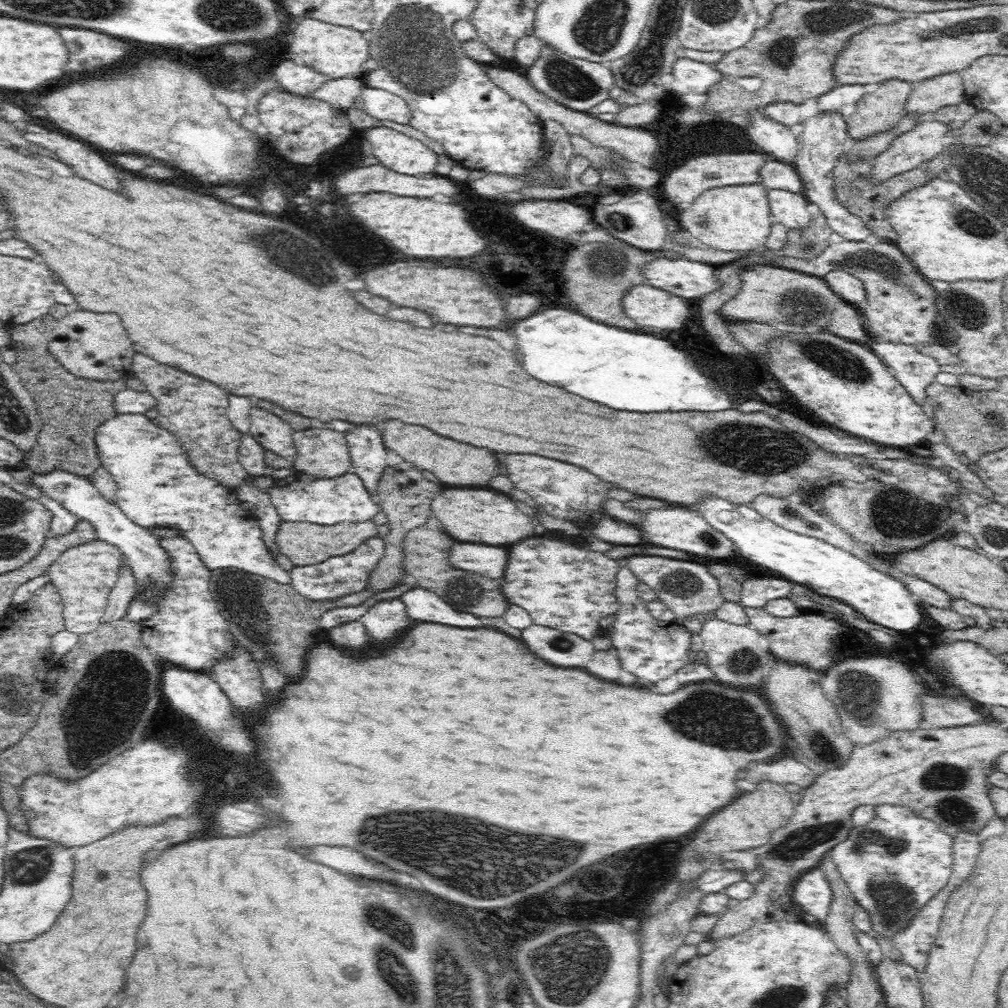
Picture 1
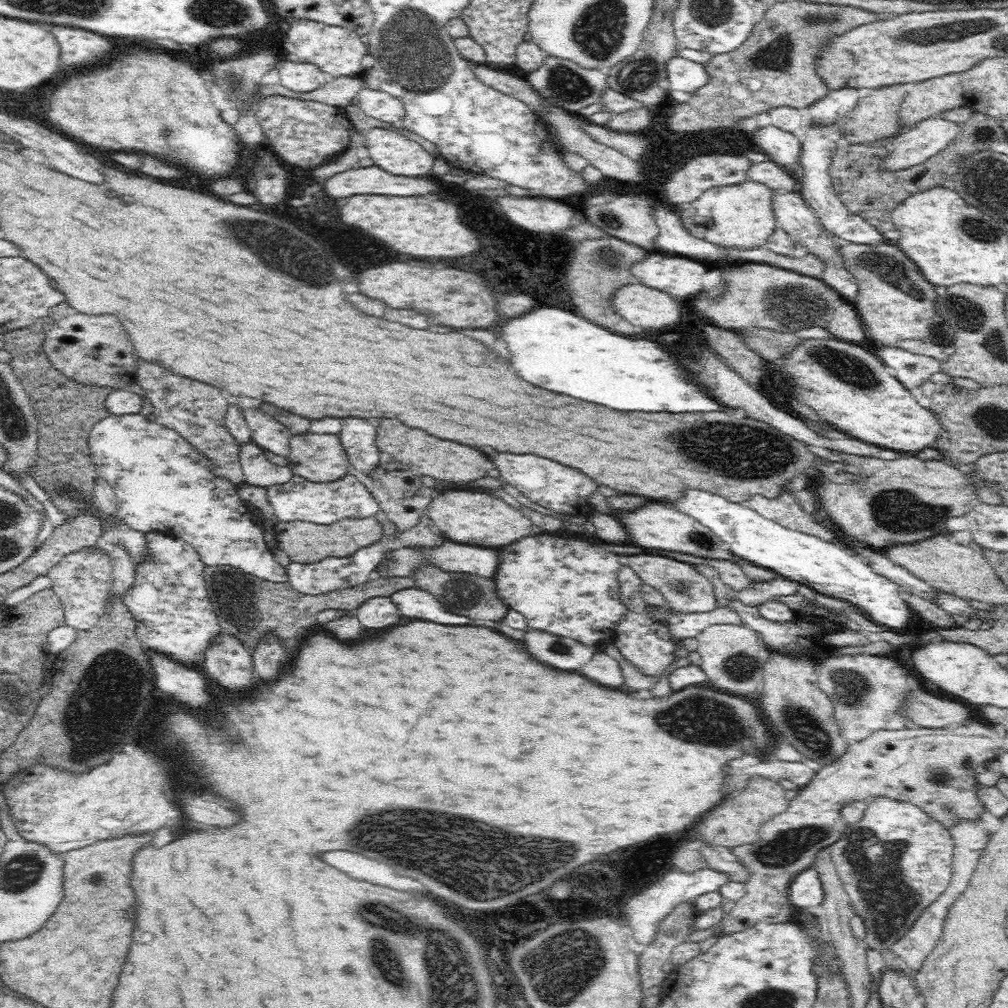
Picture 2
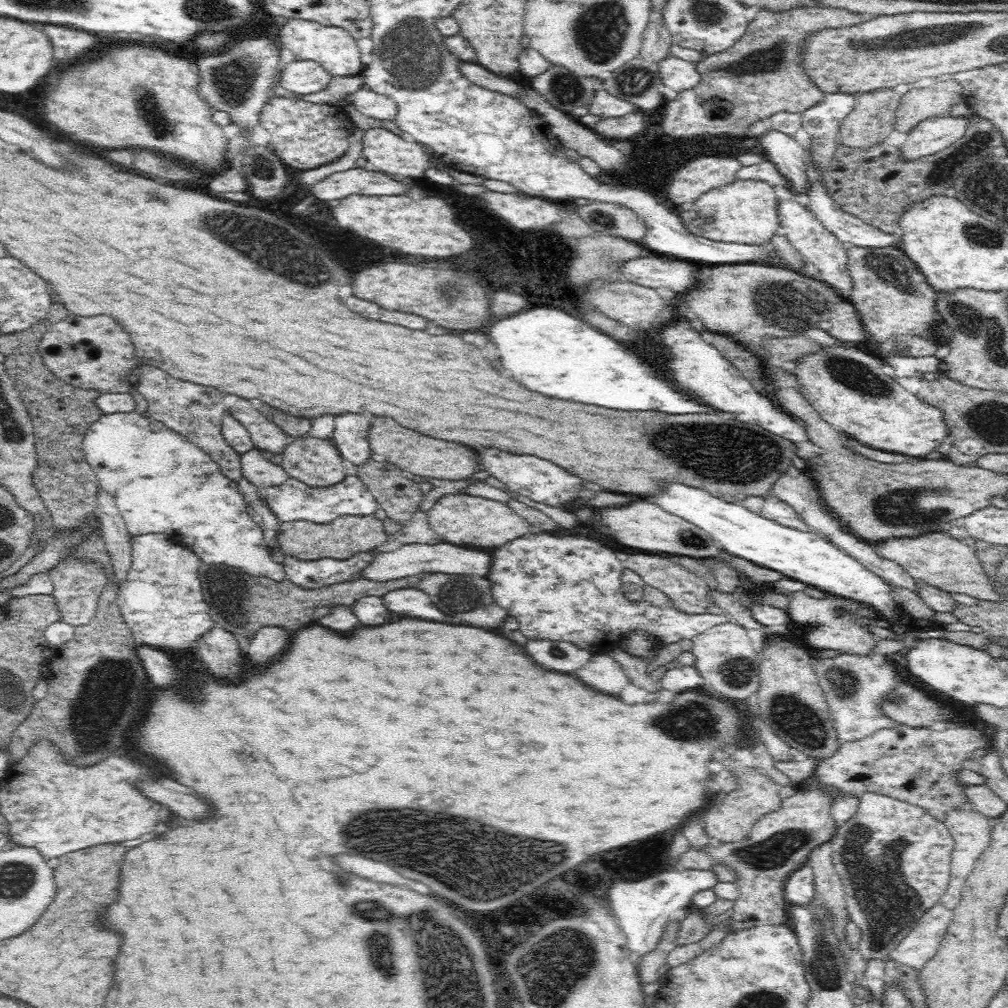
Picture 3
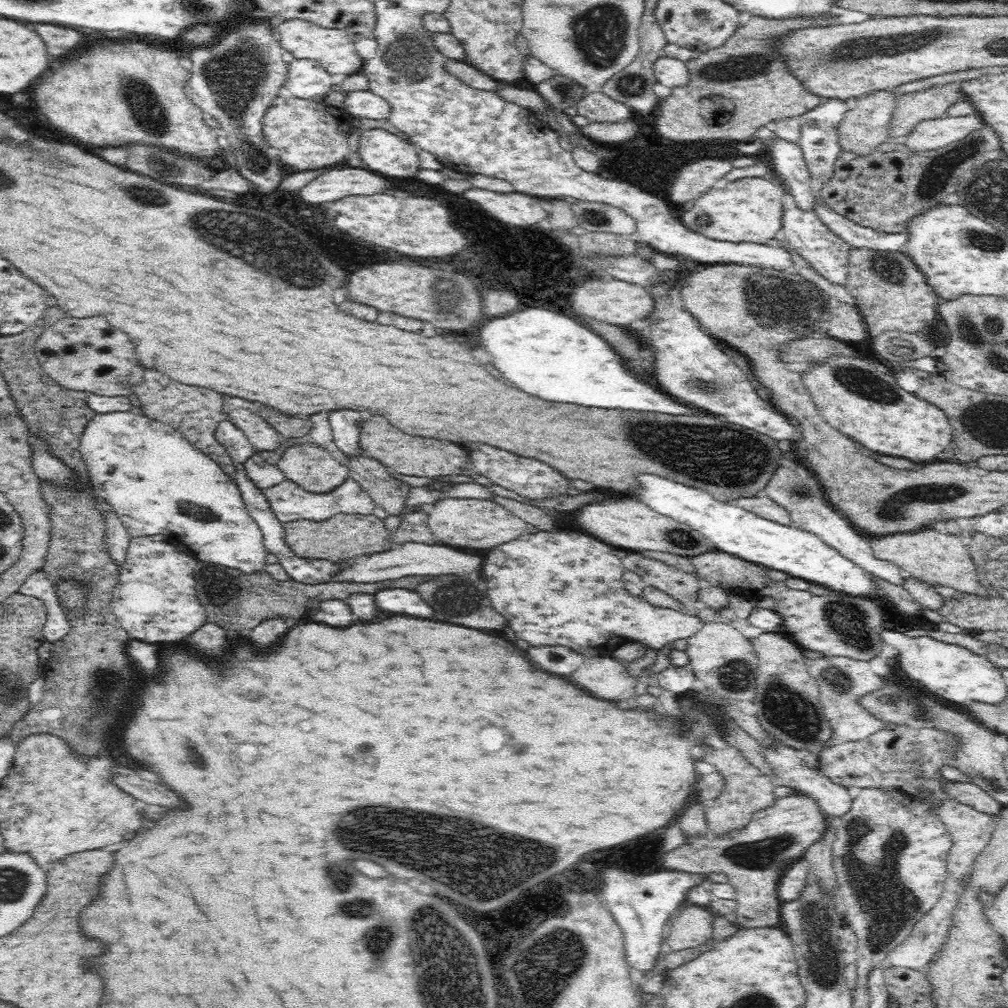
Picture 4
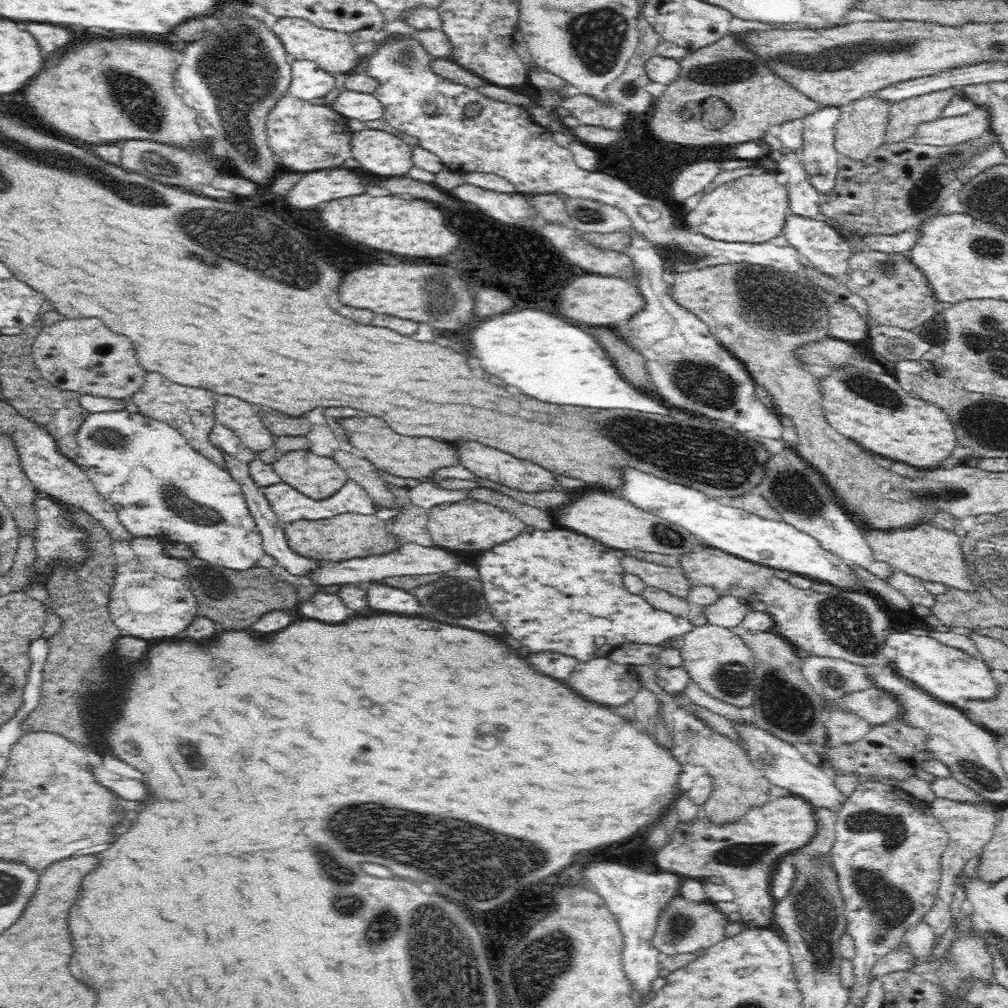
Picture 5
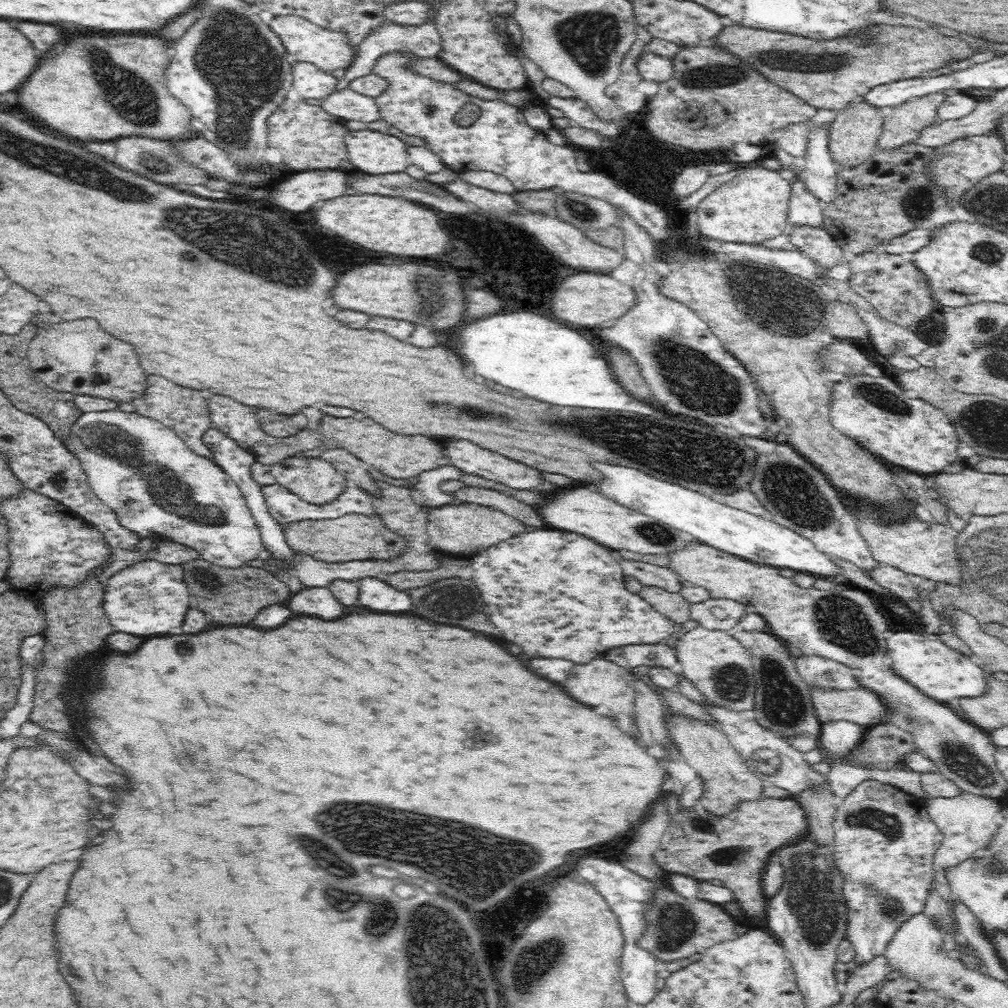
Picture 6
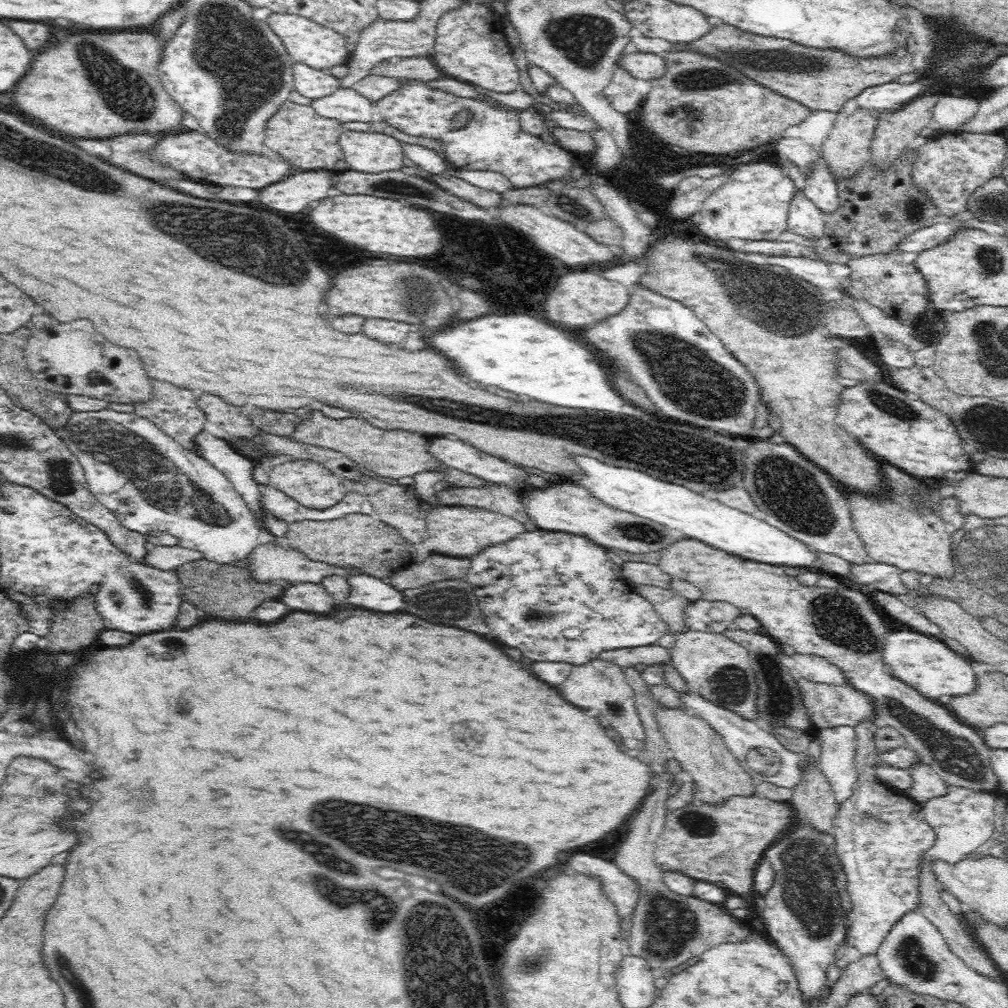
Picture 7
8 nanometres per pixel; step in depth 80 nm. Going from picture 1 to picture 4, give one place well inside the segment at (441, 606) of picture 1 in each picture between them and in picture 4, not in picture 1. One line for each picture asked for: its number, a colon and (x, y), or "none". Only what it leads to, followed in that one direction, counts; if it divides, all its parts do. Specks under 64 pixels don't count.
2: (415, 603)
3: (411, 602)
4: (391, 598)

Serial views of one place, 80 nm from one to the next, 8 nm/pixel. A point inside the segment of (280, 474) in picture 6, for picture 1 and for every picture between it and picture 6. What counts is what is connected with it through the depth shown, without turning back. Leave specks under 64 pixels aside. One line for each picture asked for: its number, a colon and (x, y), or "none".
1: (320, 453)
2: (318, 458)
3: (316, 463)
4: (311, 468)
5: (317, 477)

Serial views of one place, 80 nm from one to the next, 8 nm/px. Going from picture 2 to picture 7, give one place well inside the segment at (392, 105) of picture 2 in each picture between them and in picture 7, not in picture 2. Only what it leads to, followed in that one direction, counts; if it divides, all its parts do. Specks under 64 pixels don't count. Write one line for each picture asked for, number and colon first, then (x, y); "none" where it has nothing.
3: (373, 105)
4: (364, 104)
5: (365, 107)
6: (347, 104)
7: (346, 105)

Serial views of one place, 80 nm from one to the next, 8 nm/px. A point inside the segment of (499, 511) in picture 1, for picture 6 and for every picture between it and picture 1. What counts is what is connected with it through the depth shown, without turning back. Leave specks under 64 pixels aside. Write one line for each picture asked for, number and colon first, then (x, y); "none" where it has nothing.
2: (465, 516)
3: (457, 519)
4: (466, 523)
5: (466, 525)
6: (456, 528)

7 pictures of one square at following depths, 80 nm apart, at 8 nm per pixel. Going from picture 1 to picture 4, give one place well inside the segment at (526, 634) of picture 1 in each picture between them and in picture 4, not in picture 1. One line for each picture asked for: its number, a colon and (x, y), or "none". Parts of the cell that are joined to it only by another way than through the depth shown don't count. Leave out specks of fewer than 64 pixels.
2: (561, 653)
3: (559, 657)
4: (560, 661)

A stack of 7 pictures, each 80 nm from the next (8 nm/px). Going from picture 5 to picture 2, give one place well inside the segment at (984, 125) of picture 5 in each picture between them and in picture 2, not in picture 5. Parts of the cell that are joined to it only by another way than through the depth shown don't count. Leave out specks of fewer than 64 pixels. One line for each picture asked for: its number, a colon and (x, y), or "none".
2: (930, 136)
3: (932, 135)
4: (931, 134)

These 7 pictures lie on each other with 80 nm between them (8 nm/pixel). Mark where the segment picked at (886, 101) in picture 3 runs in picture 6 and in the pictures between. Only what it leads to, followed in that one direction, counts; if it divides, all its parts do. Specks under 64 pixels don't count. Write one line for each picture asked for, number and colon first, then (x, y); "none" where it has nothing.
4: (864, 127)
5: (861, 128)
6: (852, 138)

